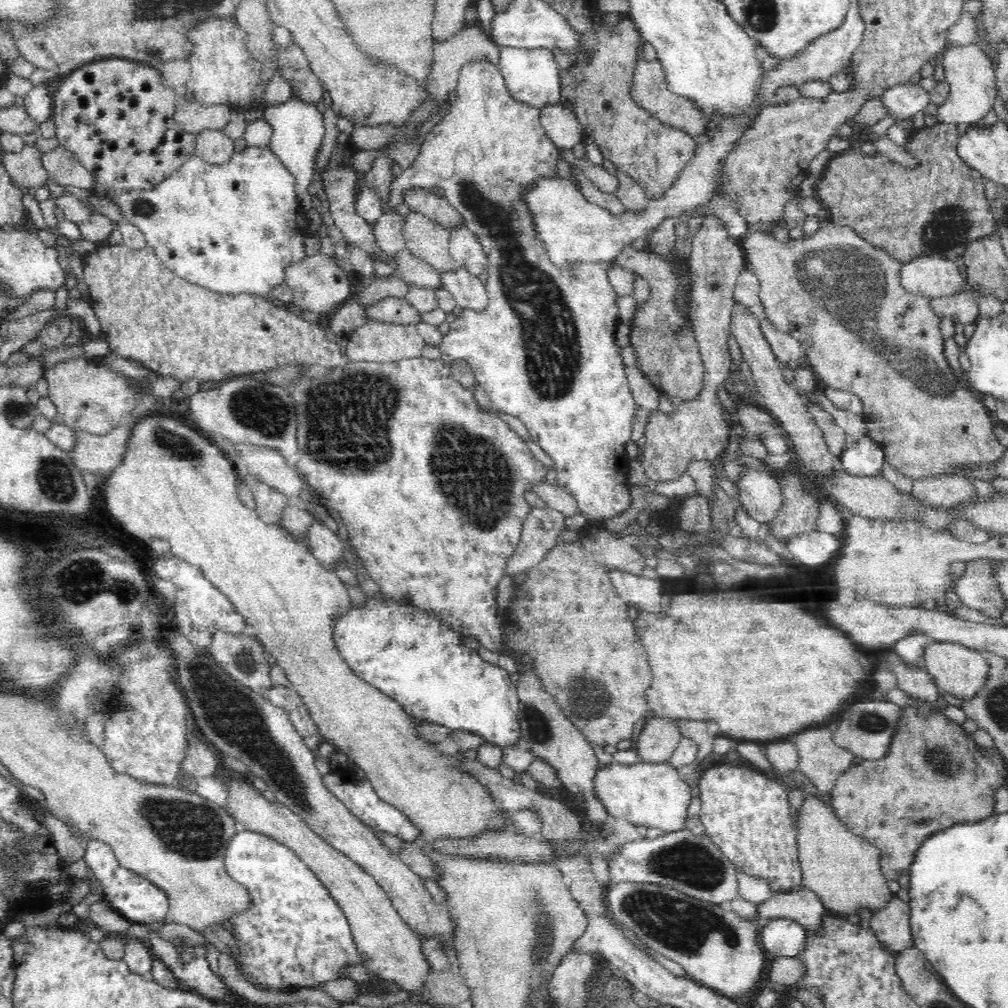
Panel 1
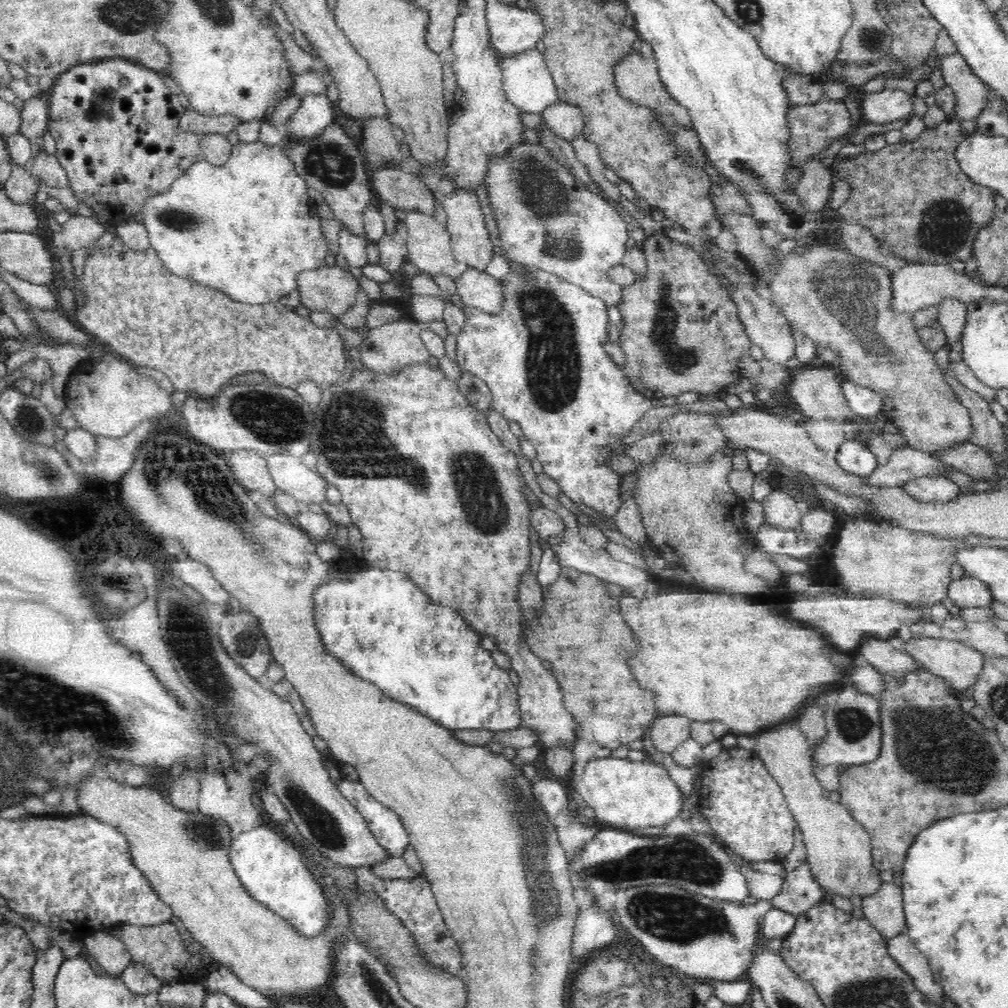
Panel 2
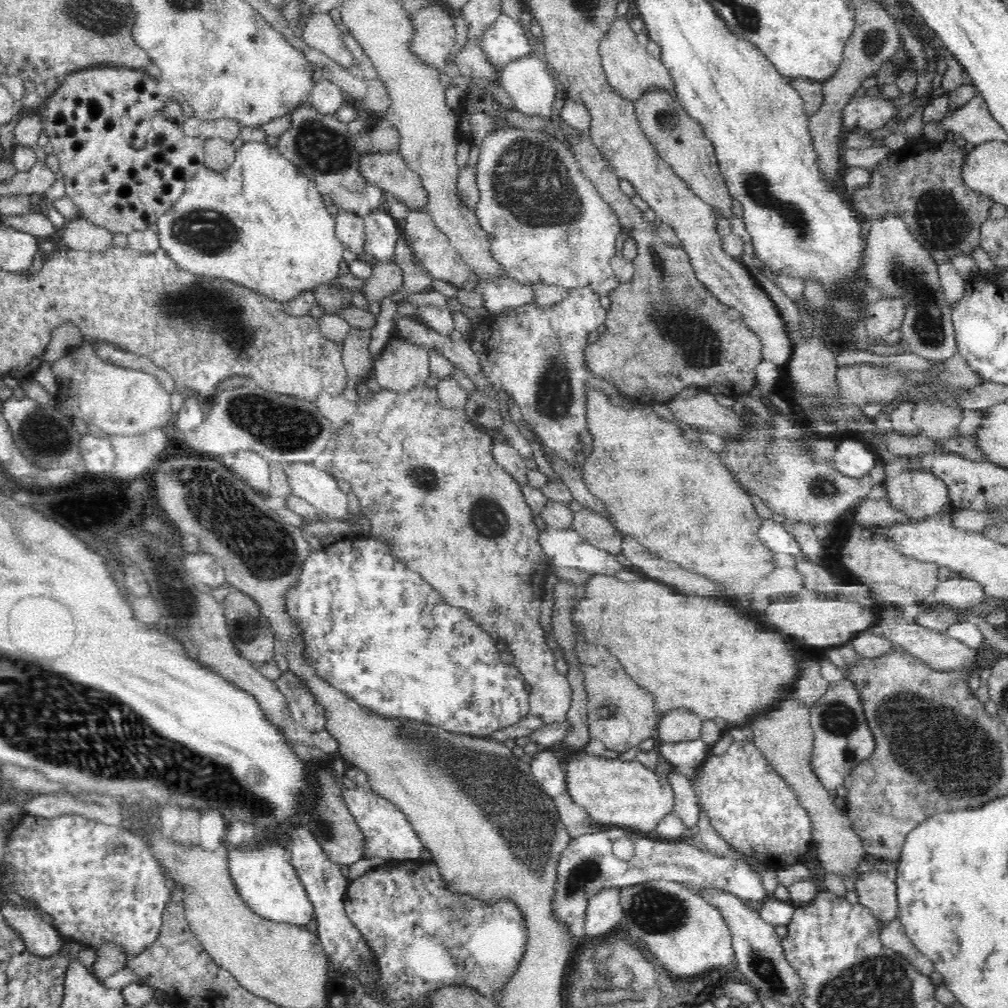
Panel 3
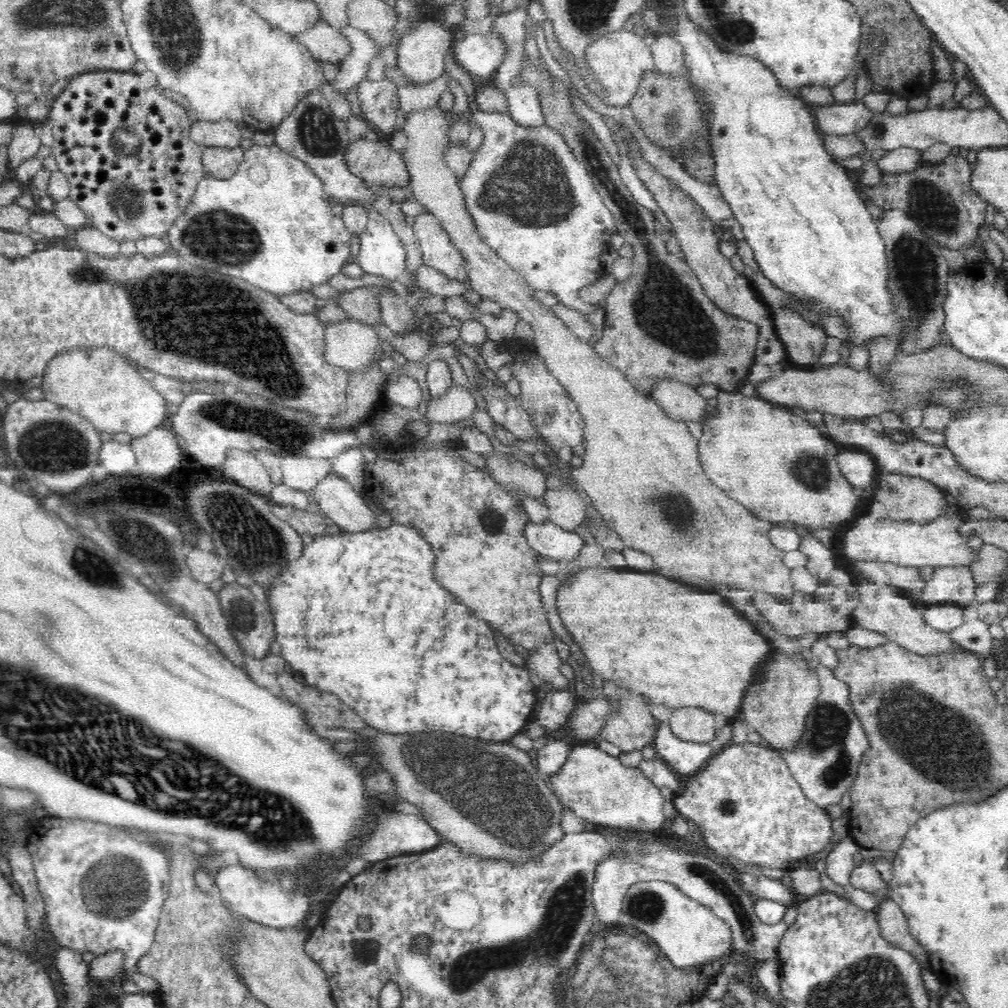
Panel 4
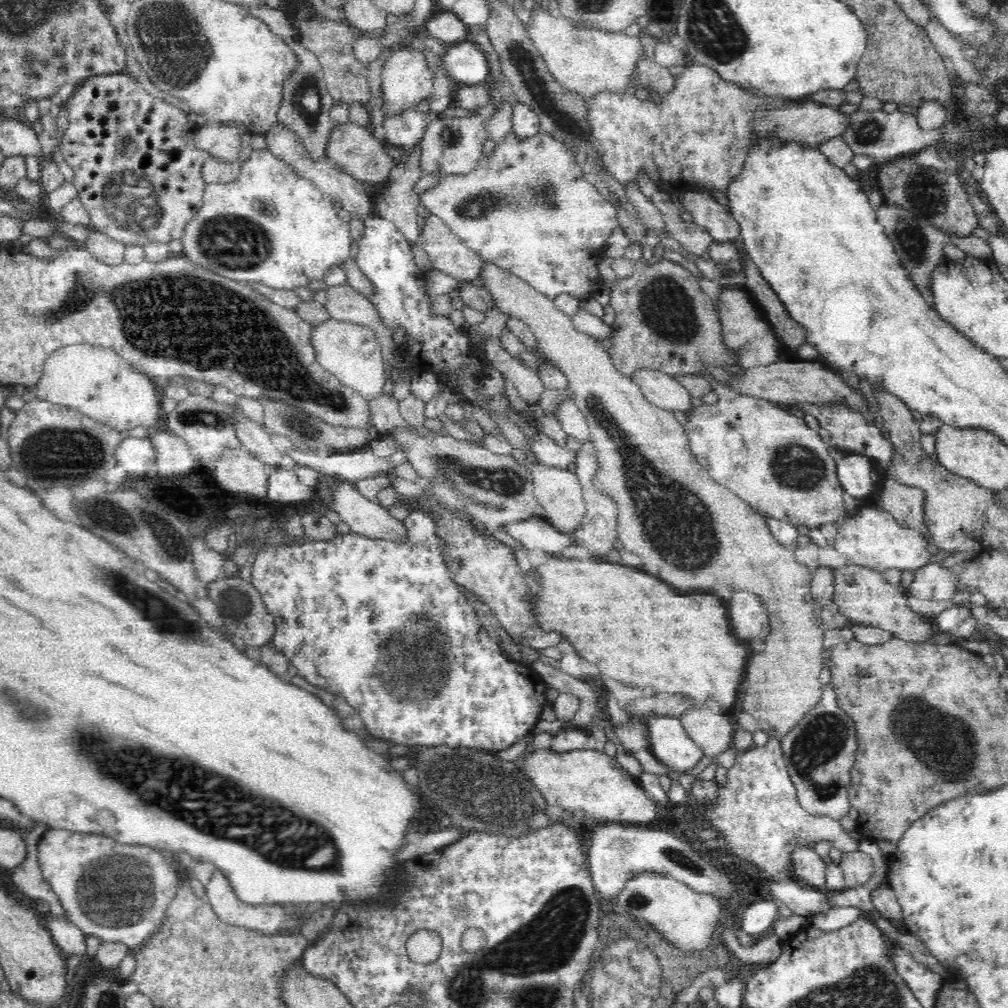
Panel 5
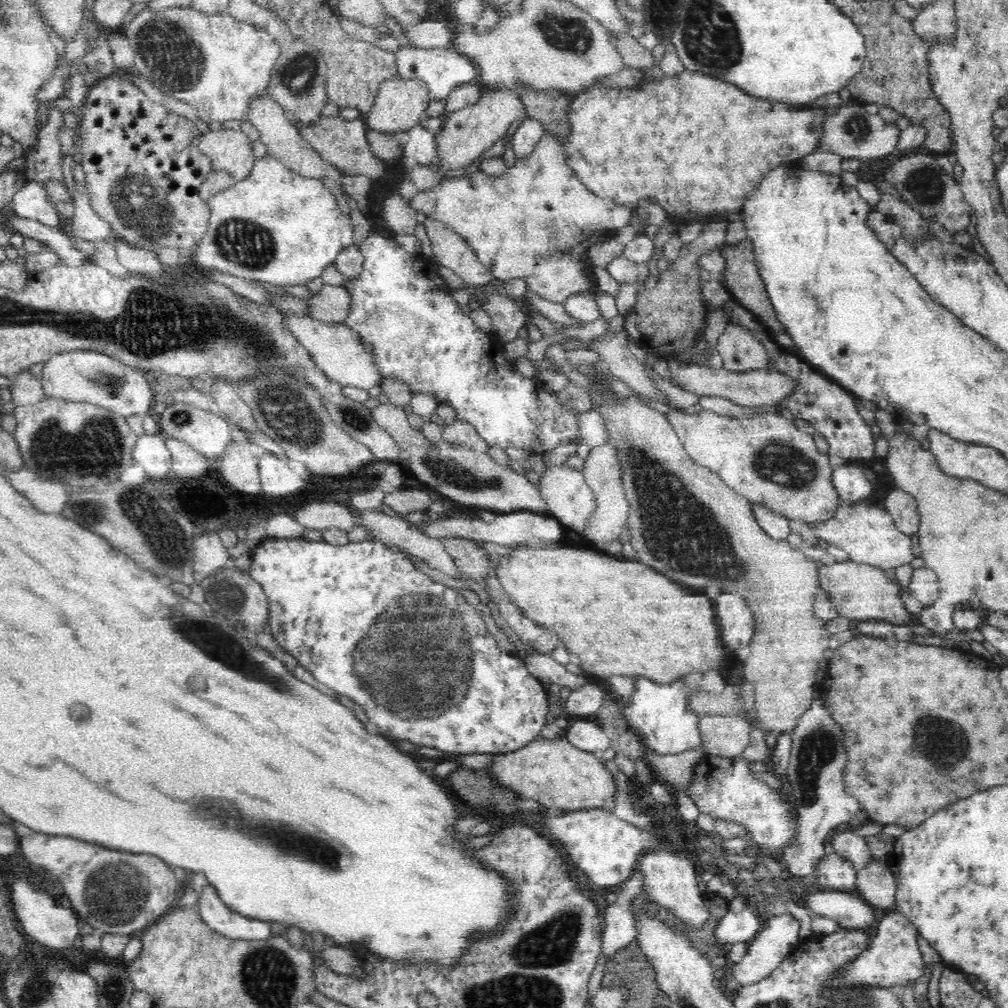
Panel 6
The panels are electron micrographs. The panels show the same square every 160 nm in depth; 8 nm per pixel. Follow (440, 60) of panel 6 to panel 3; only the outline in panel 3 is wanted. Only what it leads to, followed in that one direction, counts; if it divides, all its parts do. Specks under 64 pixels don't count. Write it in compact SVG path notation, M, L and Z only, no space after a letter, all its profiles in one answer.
M502 14L489 30L474 41L496 69L531 53L526 30L506 14Z

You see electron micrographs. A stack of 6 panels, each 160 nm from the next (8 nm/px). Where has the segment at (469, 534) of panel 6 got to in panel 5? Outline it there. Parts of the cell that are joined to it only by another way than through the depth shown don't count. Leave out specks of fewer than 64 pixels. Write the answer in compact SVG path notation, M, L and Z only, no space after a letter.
M544 517L508 522L504 531L516 539L522 548L540 549L555 556L565 547L574 544L573 535L556 530Z

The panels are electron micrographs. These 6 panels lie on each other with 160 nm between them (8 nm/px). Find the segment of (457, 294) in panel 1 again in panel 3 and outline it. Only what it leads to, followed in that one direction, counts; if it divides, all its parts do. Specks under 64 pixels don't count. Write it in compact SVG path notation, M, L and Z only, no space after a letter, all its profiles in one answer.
M502 277L495 283L480 281L475 291L483 294L485 308L490 313L502 312L504 308L518 308L535 300L532 287L510 277Z

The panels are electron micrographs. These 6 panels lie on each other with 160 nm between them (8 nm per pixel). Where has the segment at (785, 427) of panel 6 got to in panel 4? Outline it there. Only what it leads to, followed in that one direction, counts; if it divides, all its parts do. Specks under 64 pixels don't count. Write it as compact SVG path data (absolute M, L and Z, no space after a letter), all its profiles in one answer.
M720 390L714 409L708 410L700 422L703 428L698 442L699 460L706 477L720 487L735 502L771 523L804 526L806 530L833 528L850 520L859 498L852 485L839 470L836 457L828 454L828 437L822 429L813 427L805 416L797 416L788 409L764 399L748 397L740 391Z

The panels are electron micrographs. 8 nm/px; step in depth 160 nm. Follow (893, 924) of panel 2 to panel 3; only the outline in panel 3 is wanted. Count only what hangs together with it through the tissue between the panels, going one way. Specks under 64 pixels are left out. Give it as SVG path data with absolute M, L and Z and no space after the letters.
M878 866L855 878L855 891L859 903L868 908L880 924L894 921L898 916L896 883L886 877L883 866Z

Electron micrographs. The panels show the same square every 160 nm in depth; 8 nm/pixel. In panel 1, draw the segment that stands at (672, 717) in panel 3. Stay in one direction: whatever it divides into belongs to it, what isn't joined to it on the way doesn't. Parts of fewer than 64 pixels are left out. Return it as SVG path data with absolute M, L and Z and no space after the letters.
M651 716L645 721L640 738L633 744L633 748L644 762L666 763L682 737L676 720Z

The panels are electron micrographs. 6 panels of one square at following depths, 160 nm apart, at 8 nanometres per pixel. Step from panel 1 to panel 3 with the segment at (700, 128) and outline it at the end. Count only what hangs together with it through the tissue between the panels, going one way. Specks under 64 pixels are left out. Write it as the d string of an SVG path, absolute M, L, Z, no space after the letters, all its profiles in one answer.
M618 17L612 24L611 31L599 44L600 64L604 69L609 86L622 98L632 102L643 96L650 89L666 89L675 92L675 84L669 70L661 59L655 59L647 47L638 43L631 24L626 19Z

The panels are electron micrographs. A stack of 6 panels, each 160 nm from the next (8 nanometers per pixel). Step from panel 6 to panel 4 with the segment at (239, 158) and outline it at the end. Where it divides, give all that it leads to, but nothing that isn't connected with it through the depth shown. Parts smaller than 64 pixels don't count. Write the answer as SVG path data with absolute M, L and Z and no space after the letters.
M231 120L194 121L191 126L190 138L205 147L233 149L240 147L240 140L242 140L240 129L241 125Z

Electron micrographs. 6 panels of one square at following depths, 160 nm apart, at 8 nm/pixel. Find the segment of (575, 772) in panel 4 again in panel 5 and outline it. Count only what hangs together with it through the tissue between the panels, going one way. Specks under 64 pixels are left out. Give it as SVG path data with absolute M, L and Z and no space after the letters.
M537 748L516 761L518 769L528 781L534 783L547 806L561 806L564 810L584 810L589 819L628 822L645 825L652 822L658 812L651 797L638 779L624 771L615 757L594 749L556 752L550 748Z

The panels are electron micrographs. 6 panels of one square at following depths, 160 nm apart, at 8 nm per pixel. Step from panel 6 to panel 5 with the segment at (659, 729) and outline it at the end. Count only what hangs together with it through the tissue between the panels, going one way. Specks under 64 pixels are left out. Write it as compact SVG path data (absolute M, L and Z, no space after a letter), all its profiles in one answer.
M650 714L642 719L648 727L648 738L652 743L649 751L658 761L678 772L688 772L704 751L688 736L682 720Z

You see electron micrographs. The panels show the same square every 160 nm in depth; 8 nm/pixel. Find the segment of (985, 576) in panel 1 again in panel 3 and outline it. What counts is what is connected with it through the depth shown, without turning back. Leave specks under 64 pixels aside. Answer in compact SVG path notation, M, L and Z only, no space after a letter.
M952 574L950 579L939 582L934 588L930 602L945 605L951 610L976 606L982 603L984 596L984 588L978 582Z

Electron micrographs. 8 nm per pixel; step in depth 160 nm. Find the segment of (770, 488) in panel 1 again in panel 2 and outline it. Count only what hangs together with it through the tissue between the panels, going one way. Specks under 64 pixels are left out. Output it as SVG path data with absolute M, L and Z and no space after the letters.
M774 489L763 505L766 522L782 530L800 531L804 513L790 496Z

